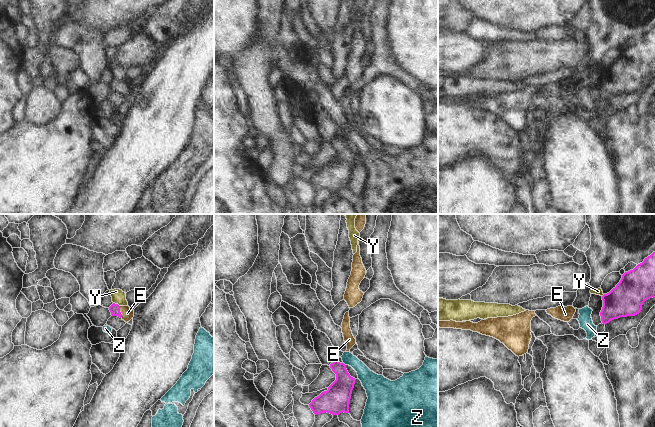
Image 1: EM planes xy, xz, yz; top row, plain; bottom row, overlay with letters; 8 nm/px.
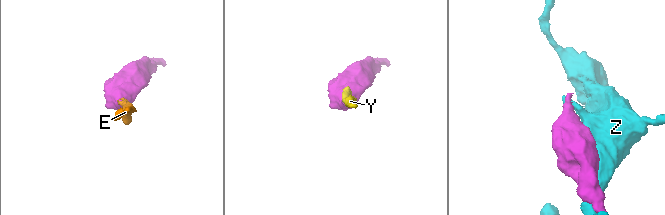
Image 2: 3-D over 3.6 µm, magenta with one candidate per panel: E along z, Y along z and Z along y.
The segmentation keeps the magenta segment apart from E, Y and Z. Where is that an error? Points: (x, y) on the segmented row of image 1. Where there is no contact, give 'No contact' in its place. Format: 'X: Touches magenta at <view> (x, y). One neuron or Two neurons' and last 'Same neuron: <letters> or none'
E: Touches magenta at xy (120, 312). One neuron
Y: Touches magenta at xy (116, 304). Two neurons
Z: Touches magenta at xz (344, 364). Two neurons
Same neuron: E

